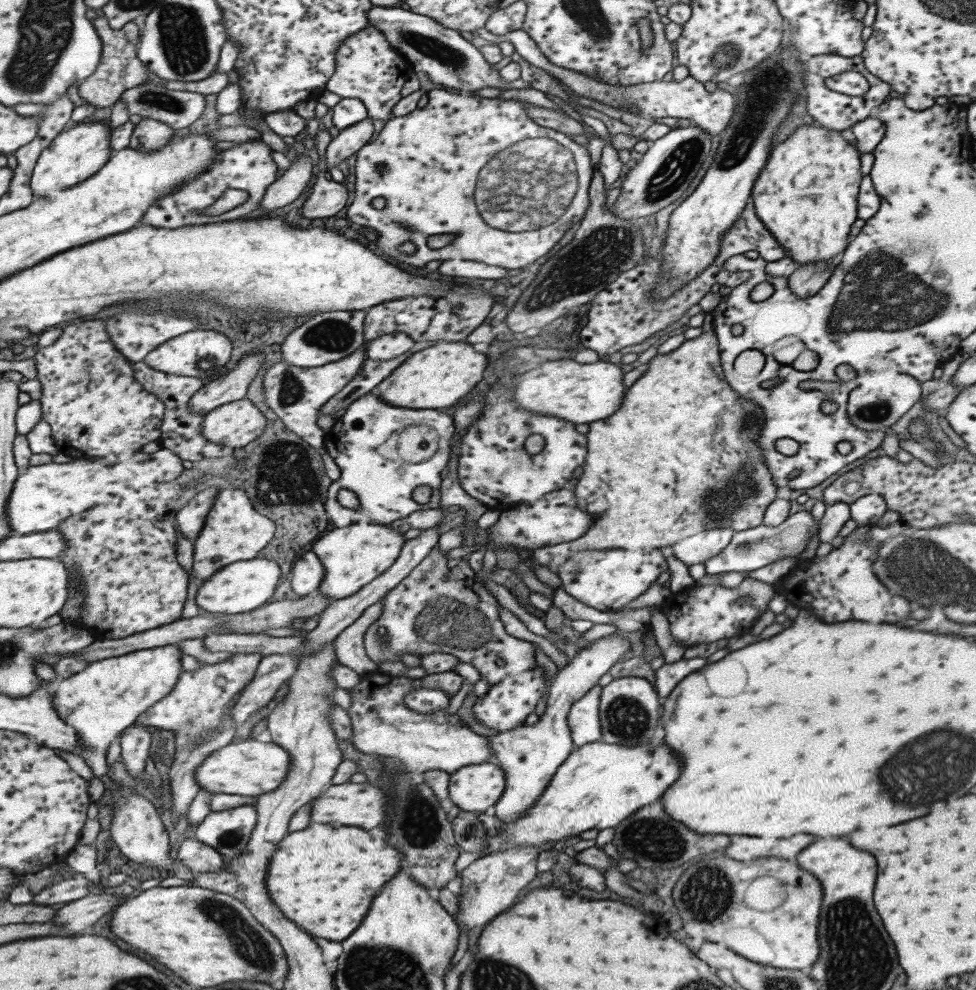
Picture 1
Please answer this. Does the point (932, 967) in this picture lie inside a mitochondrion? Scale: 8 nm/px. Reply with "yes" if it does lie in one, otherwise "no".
no

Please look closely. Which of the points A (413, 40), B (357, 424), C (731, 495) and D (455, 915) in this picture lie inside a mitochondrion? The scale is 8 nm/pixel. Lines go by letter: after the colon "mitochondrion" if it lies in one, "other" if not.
A: mitochondrion
B: other
C: mitochondrion
D: other

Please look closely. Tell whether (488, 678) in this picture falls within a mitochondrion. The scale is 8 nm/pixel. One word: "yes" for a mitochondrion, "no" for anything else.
no

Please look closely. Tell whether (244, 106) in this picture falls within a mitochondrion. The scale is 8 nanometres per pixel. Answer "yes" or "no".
no

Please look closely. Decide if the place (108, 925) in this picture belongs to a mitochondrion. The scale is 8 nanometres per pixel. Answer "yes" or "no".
no

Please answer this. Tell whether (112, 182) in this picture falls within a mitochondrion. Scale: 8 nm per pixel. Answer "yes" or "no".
no

